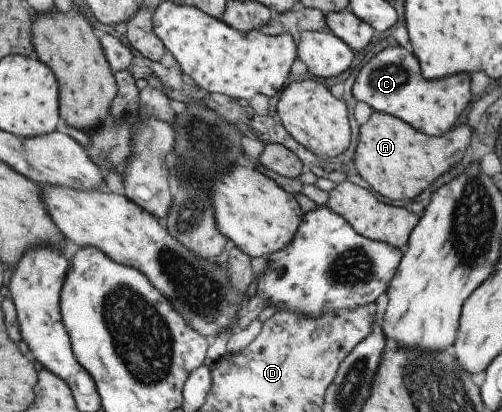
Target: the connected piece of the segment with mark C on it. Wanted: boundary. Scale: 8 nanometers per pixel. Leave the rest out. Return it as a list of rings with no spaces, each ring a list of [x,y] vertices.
[[[401,45],[386,47],[365,63],[355,77],[352,93],[358,101],[366,102],[373,110],[403,119],[413,125],[413,128],[432,137],[441,136],[453,129],[461,111],[472,106],[476,99],[471,93],[469,73],[455,73],[435,80],[426,79],[420,71],[416,56]]]

